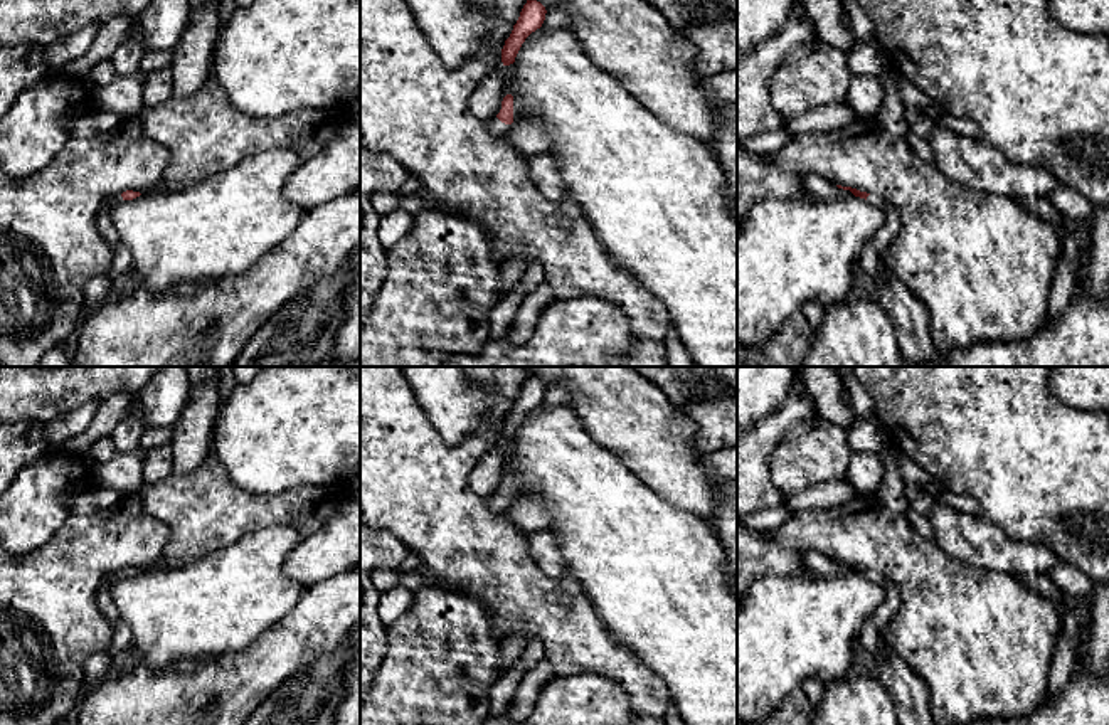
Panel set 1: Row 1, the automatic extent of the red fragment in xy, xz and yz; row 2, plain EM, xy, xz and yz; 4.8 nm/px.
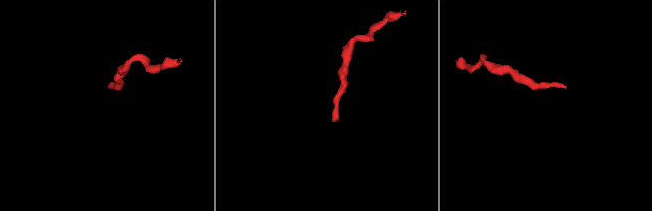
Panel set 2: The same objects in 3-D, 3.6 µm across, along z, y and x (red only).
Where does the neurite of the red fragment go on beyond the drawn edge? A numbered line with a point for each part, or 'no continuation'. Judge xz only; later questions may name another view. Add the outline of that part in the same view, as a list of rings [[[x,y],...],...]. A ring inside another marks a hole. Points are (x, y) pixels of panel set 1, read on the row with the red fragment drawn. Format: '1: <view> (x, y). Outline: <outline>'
1: xz (498, 128). Outline: [[[491,116],[490,119],[486,119],[486,126],[496,136],[503,136],[510,130],[510,124],[501,123],[496,116]]]

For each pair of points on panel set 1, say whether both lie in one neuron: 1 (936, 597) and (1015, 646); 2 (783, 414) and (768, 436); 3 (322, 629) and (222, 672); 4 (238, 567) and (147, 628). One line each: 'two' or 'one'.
1: one
2: one
3: one
4: one

